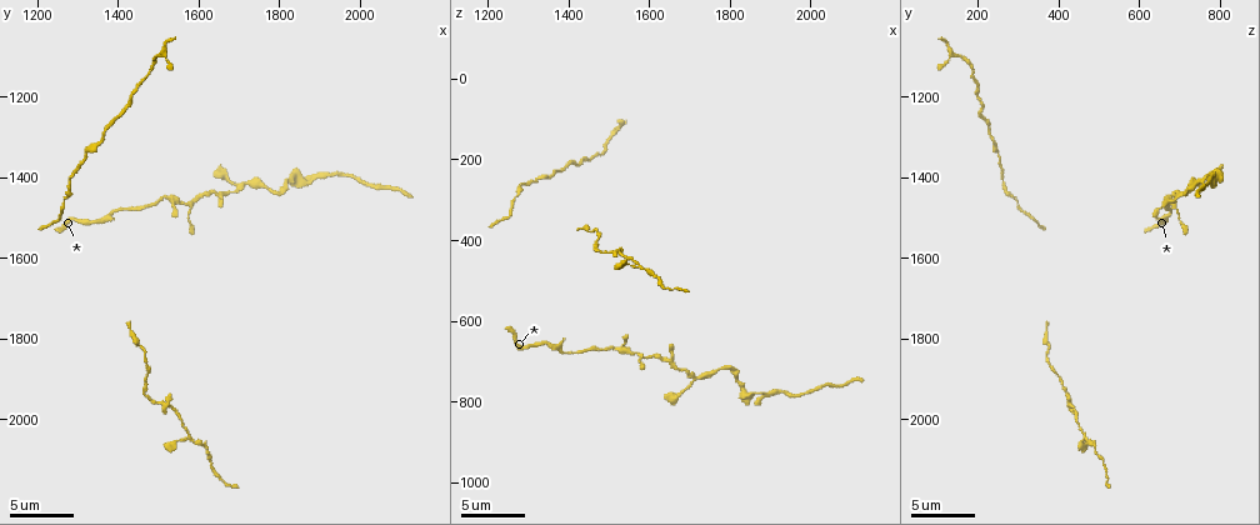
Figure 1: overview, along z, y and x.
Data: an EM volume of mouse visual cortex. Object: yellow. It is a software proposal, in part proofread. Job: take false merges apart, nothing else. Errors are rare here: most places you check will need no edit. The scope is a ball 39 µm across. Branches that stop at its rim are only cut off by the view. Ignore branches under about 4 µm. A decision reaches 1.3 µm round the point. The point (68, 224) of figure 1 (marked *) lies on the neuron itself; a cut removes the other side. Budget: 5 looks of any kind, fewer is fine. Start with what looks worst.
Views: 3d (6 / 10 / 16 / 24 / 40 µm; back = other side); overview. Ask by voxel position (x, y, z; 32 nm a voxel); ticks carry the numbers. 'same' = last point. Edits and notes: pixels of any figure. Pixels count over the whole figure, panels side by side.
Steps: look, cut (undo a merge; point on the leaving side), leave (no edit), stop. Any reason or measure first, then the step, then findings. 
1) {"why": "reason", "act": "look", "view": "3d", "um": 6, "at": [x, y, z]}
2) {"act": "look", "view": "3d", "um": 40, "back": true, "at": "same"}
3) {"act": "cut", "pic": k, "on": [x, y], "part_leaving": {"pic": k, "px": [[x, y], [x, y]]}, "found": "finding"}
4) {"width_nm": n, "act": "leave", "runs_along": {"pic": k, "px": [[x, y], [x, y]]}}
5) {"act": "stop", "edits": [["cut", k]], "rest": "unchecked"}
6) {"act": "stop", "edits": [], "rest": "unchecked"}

{"why": "three arms meet", "act": "look", "view": "3d", "um": 10, "at": [1570, 2040, 465]}

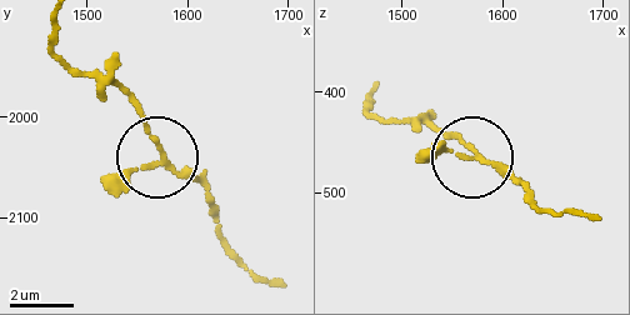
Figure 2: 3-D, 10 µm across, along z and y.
{"why": "from behind", "act": "look", "view": "3d", "um": 10, "back": true, "at": [1576, 2042, 464]}

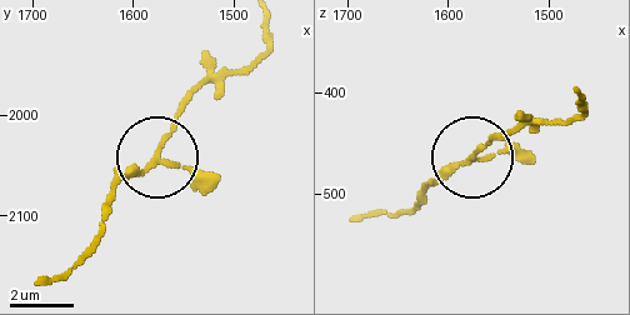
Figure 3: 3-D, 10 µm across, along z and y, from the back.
{"width_nm": 160, "act": "leave", "found": "one neuron here"}

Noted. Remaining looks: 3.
{"why": "three-way junction", "act": "look", "view": "3d", "um": 10, "at": [1580, 1460, 685]}

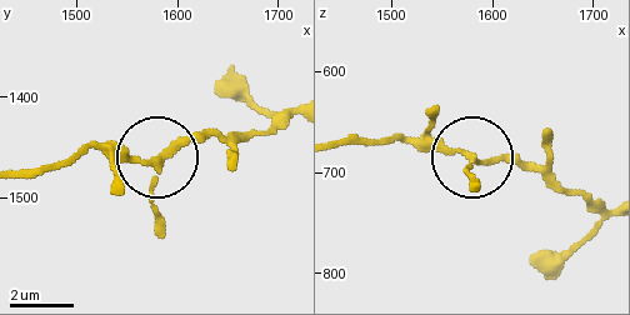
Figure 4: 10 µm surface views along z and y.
{"width_nm": 200, "act": "leave", "found": "all the same neuron"}

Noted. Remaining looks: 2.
{"why": "thick turns thin", "act": "look", "view": "3d", "um": 16, "at": [1485, 1950, 420]}

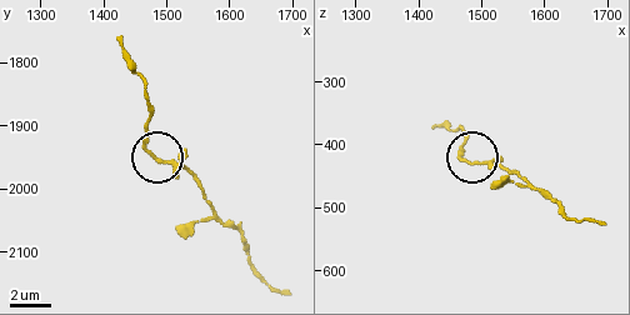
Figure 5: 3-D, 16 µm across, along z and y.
{"act": "leave", "found": "one neuron here"}

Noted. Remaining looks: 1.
{"act": "stop", "edits": [], "rest": "unchecked"}

